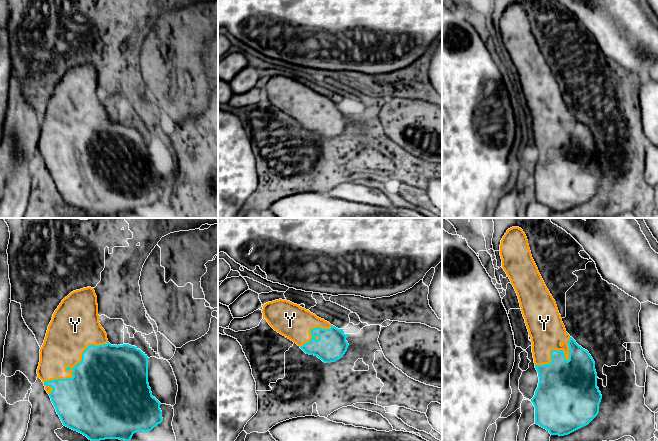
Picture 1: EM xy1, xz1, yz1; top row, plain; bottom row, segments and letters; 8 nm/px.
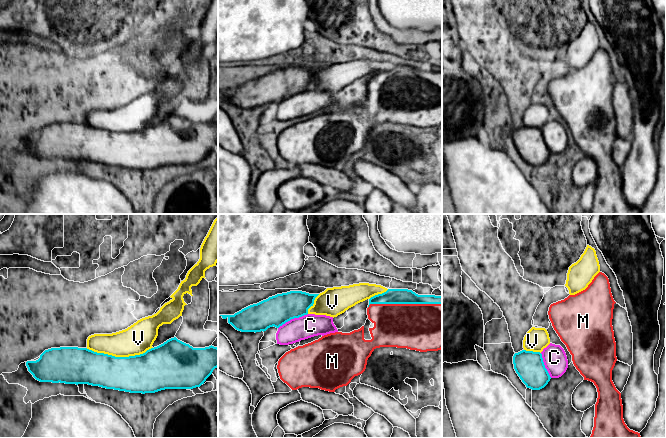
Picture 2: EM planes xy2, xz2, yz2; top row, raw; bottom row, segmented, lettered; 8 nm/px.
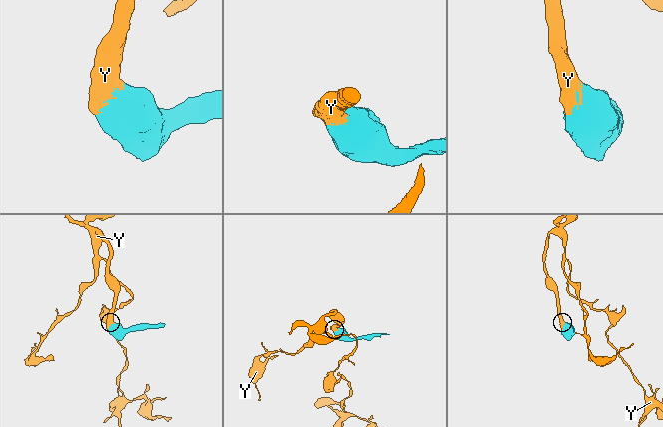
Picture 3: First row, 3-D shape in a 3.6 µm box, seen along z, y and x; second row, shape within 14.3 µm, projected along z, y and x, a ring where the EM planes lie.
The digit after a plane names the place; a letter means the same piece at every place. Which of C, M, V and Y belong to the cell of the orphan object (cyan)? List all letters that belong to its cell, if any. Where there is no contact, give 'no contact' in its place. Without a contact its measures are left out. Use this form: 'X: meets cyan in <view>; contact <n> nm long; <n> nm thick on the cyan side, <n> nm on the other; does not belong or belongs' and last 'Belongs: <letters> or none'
C: meets cyan in xz2; contact 260 nm long; 240 nm thick on the cyan side, 190 nm on the other; does not belong
M: meets cyan in xz2; contact 600 nm long; 130 nm thick on the cyan side, 380 nm on the other; belongs
V: meets cyan in xy2; contact 550 nm long; 320 nm thick on the cyan side, 240 nm on the other; does not belong
Y: meets cyan in xy1; contact 600 nm long; 460 nm thick on the cyan side, 340 nm on the other; belongs
Belongs: M, Y

